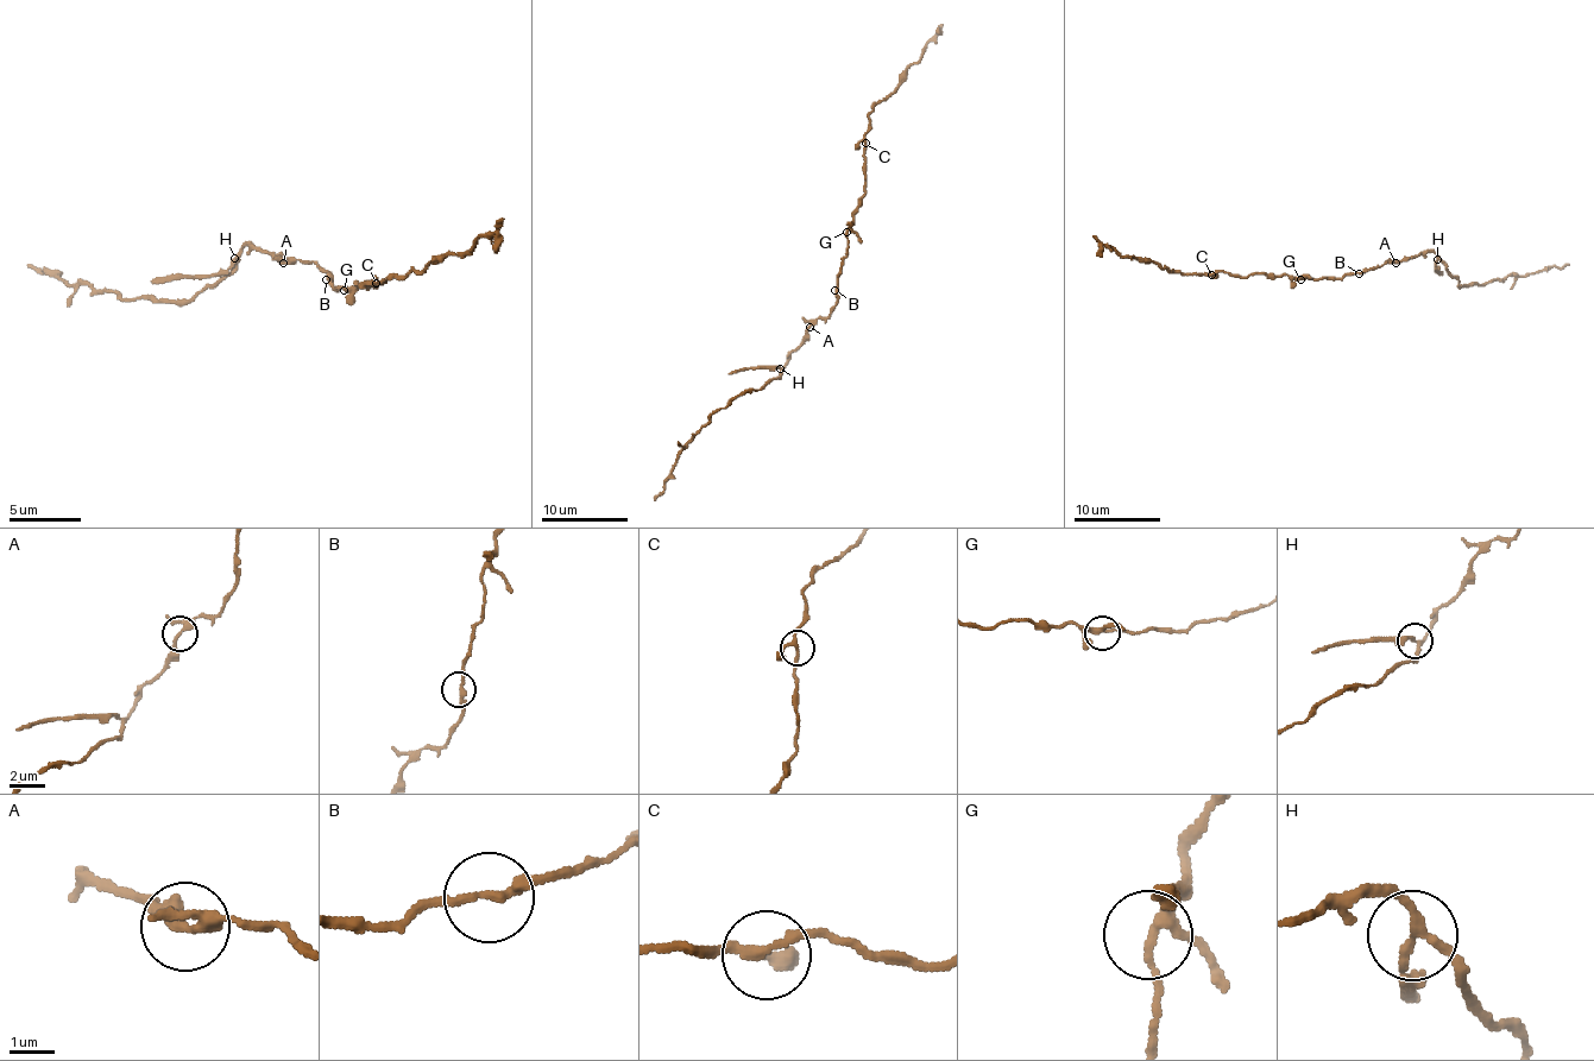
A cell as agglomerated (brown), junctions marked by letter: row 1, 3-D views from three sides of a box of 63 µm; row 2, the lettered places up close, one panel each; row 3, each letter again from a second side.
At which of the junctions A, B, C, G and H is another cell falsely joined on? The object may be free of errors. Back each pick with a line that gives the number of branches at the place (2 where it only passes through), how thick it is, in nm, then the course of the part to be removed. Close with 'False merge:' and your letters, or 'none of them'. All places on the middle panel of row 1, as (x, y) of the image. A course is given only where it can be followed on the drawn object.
H: 3 branches meet; 200 nm thick; foreign part runs (779, 367), (742, 367), (729, 374)
False merge: H

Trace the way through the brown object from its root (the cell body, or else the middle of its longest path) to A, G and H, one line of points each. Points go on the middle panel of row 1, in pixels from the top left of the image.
A: (837, 290), (833, 311), (810, 327)
G: (837, 290), (837, 275), (848, 248), (846, 232)
H: (837, 290), (833, 311), (810, 327), (807, 338), (789, 354), (787, 364), (779, 367)

